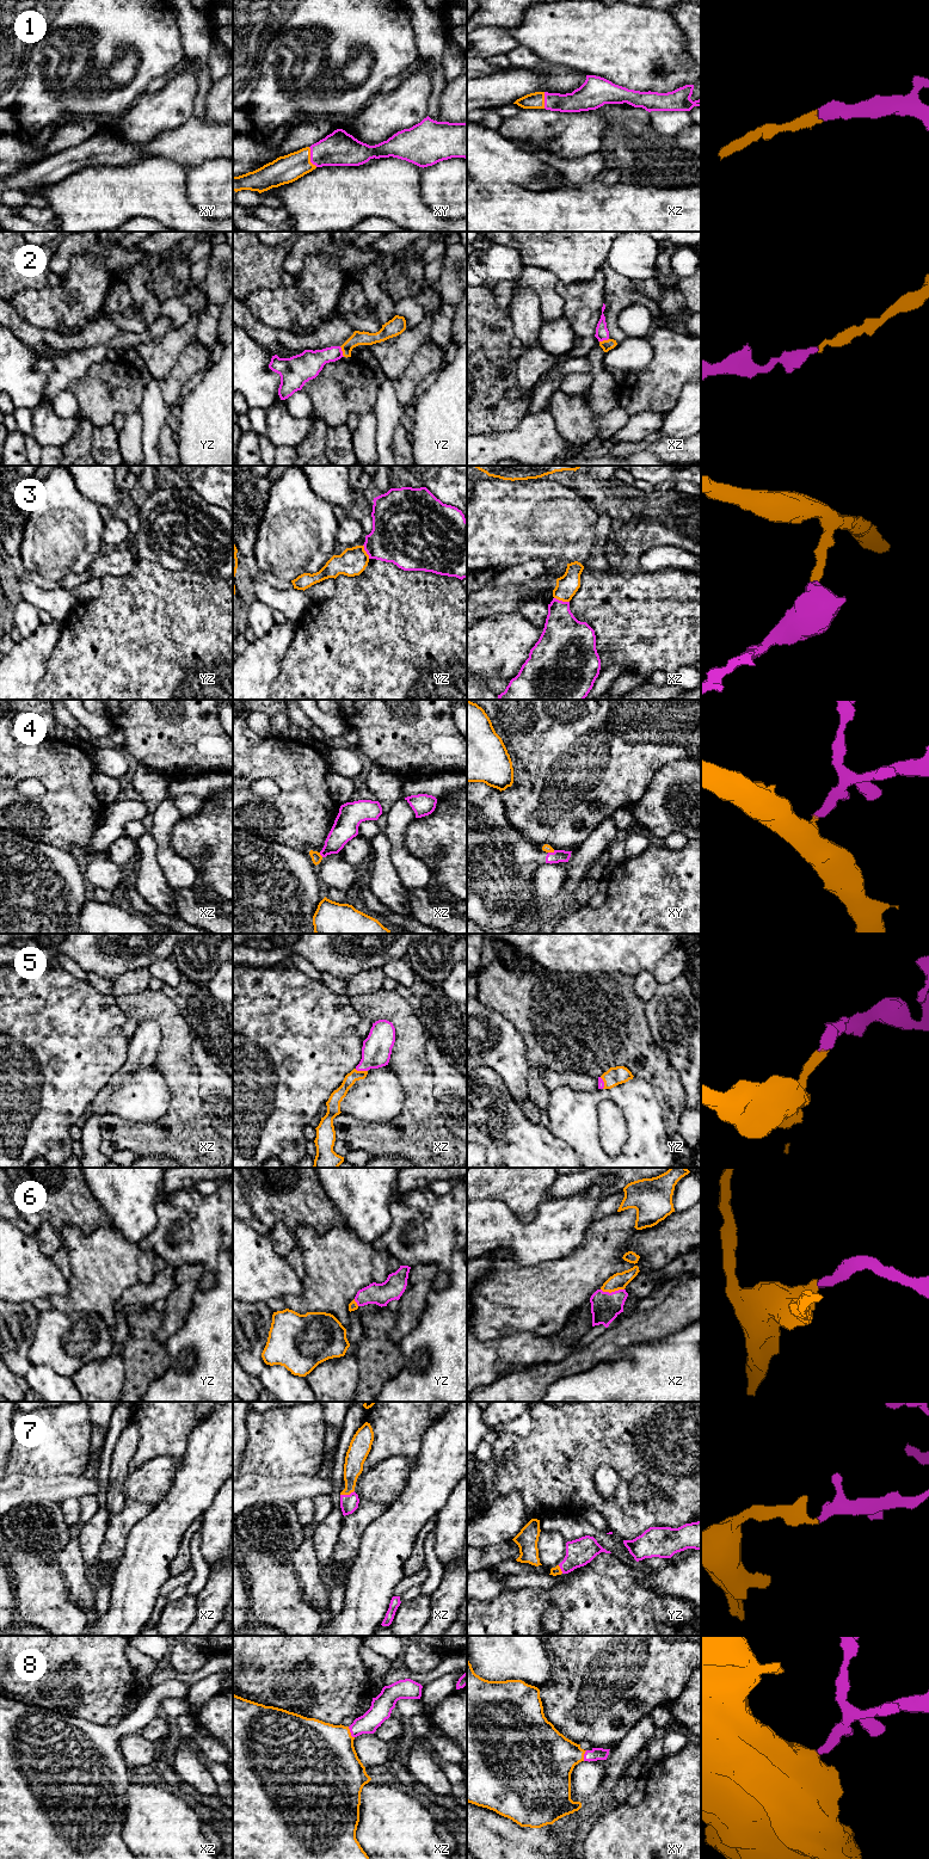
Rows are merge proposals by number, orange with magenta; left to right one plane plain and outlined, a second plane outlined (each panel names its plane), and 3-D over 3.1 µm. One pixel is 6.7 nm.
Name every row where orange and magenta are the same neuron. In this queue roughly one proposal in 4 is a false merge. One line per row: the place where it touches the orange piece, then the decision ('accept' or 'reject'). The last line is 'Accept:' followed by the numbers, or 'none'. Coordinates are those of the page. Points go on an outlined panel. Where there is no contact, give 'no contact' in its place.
1: contact xy (309, 158); accept
2: contact yz (342, 350); accept
3: contact xz (561, 599); accept
4: contact xz (320, 855); reject
5: contact xz (361, 1071); accept
6: contact xz (613, 1291); accept
7: contact xz (346, 1494); accept
8: contact xz (350, 1733); accept
Accept: 1, 2, 3, 5, 6, 7, 8

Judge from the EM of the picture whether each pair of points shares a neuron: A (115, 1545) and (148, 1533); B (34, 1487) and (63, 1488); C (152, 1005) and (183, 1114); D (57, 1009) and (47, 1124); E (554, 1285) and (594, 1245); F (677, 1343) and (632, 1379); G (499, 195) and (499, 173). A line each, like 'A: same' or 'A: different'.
A: different
B: same
C: same
D: same
E: same
F: same
G: different

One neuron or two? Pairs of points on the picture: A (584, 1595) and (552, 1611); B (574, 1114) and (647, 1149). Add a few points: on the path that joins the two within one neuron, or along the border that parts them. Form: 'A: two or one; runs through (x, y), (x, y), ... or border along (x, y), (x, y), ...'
A: two; border along (560, 1611), (554, 1606), (549, 1606), (540, 1623)
B: one; runs through (598, 1097), (617, 1095), (645, 1125)

